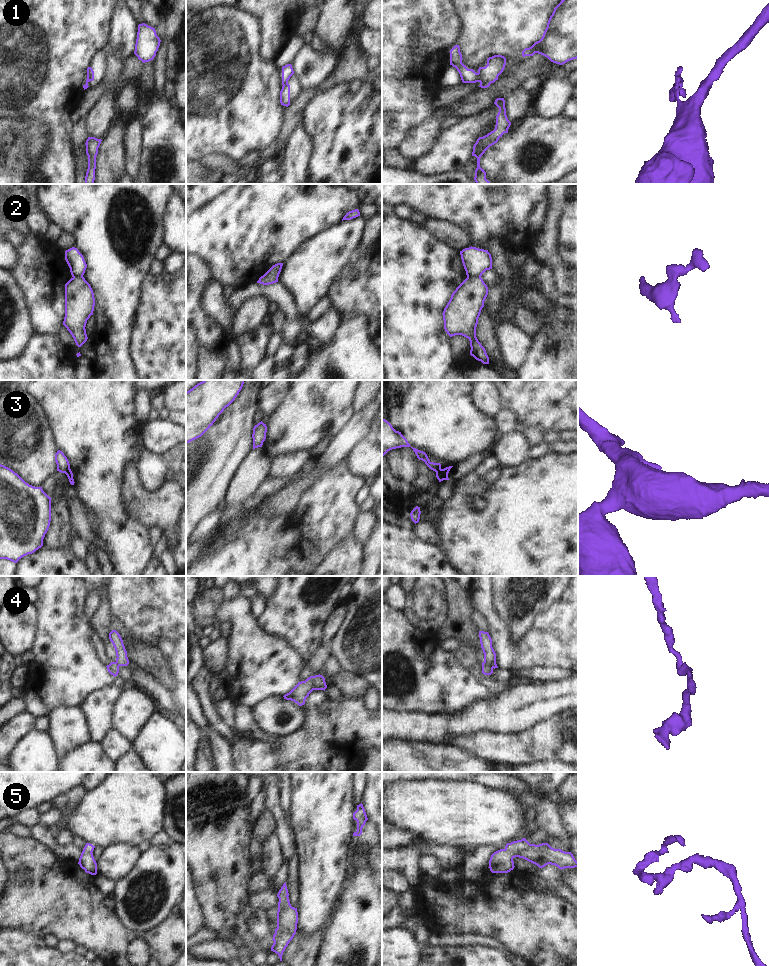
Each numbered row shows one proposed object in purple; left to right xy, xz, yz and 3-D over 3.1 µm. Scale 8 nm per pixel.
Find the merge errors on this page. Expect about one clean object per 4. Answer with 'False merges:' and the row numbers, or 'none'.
False merges: 1, 2, 3, 4

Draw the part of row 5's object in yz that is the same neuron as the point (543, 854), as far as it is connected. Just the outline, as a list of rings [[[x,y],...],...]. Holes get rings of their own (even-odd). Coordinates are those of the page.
[[[526,838],[507,843],[504,849],[494,852],[489,860],[489,869],[492,873],[508,873],[514,869],[515,857],[523,858],[539,868],[548,864],[559,869],[578,867],[571,852],[554,849],[548,843],[539,845],[530,844]]]

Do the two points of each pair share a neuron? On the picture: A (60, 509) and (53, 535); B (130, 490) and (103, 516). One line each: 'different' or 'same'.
A: same
B: different

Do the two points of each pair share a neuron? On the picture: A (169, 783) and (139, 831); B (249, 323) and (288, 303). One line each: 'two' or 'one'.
A: two
B: two

